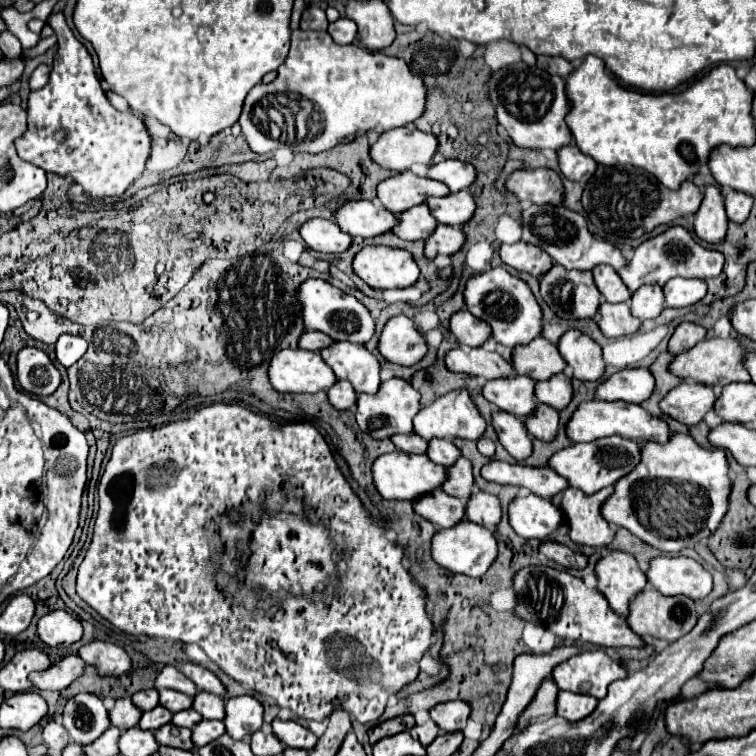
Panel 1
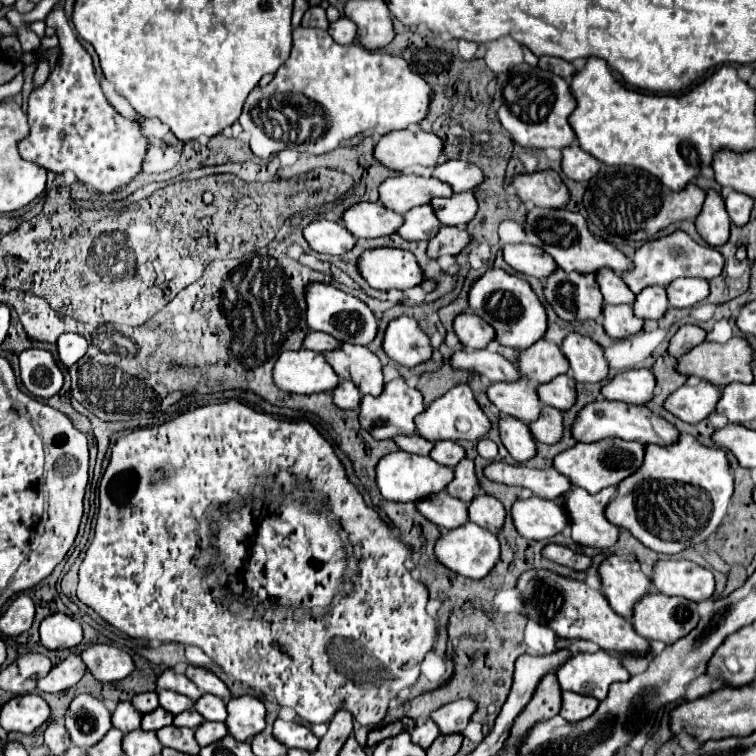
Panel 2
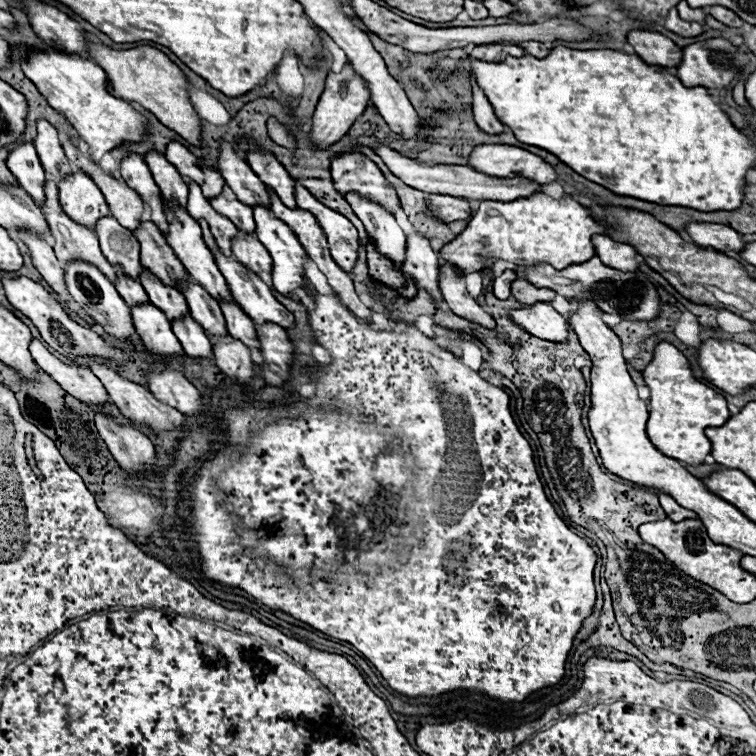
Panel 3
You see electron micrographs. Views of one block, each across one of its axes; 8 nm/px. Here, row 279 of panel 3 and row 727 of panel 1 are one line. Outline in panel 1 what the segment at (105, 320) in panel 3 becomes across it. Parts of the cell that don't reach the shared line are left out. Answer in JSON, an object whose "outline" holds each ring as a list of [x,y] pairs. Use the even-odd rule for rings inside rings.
{"outline":[[[76,694],[70,698],[62,712],[64,728],[78,744],[90,744],[110,726],[108,710],[96,694]]]}

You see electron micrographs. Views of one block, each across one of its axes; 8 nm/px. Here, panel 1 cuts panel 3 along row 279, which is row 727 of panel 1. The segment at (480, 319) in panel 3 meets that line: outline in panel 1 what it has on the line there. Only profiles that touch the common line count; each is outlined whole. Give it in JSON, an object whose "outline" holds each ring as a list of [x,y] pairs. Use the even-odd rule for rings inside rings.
{"outline":[[[464,700],[442,702],[430,708],[430,718],[438,724],[442,732],[456,732],[466,728],[466,720],[470,714],[470,706]]]}

